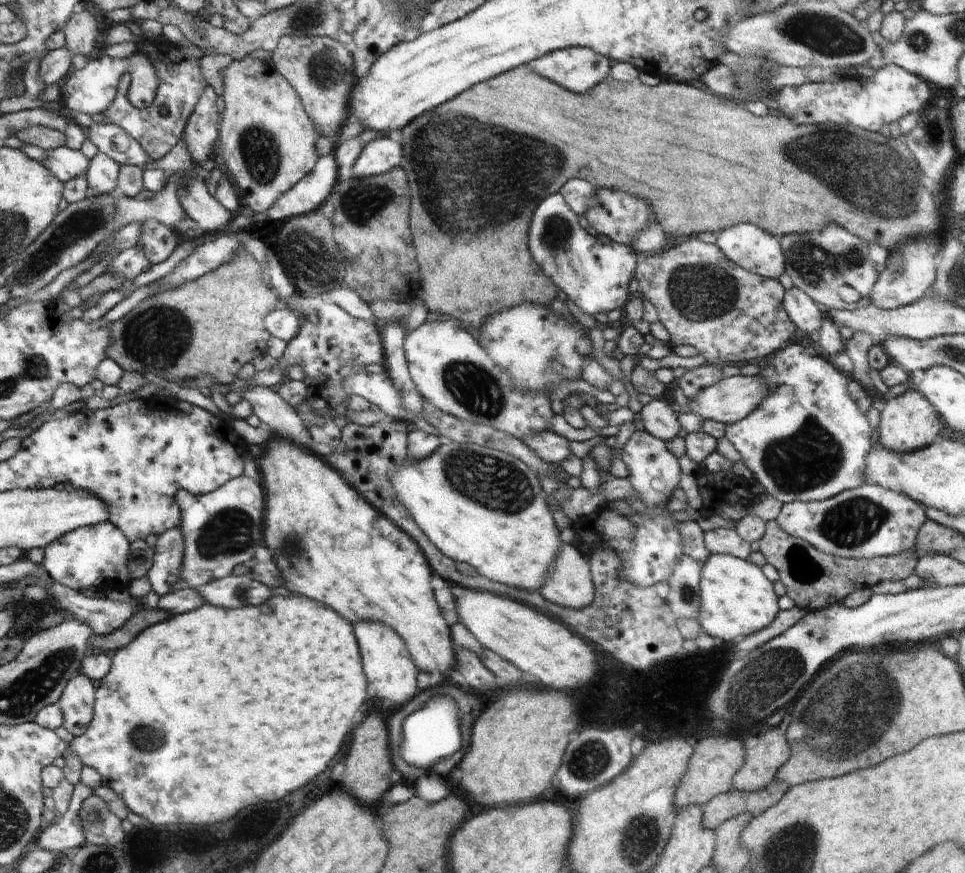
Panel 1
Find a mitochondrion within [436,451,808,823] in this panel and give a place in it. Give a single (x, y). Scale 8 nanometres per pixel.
(770, 673)

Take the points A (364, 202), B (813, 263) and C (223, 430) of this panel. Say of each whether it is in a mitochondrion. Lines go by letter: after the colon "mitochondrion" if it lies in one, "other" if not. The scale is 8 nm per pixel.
A: mitochondrion
B: mitochondrion
C: other

